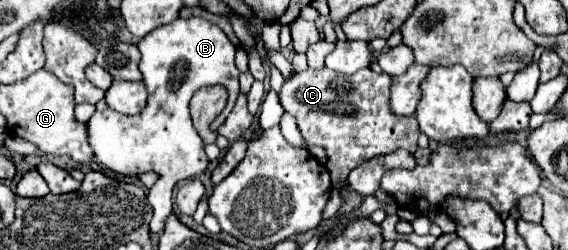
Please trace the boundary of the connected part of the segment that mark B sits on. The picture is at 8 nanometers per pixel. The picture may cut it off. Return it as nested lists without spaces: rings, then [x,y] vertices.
[[[192,16],[188,20],[176,18],[164,24],[144,38],[138,40],[142,54],[140,72],[142,82],[148,90],[148,104],[136,116],[124,116],[114,110],[94,112],[88,120],[88,142],[94,150],[98,162],[122,176],[138,176],[140,172],[156,172],[159,179],[147,196],[153,208],[150,232],[158,234],[172,212],[172,188],[194,176],[200,176],[208,168],[208,158],[202,140],[190,118],[190,98],[202,86],[222,84],[228,88],[228,104],[222,114],[210,124],[210,128],[220,128],[226,116],[232,112],[238,98],[238,70],[234,66],[236,46],[226,38],[226,34],[212,22]]]

